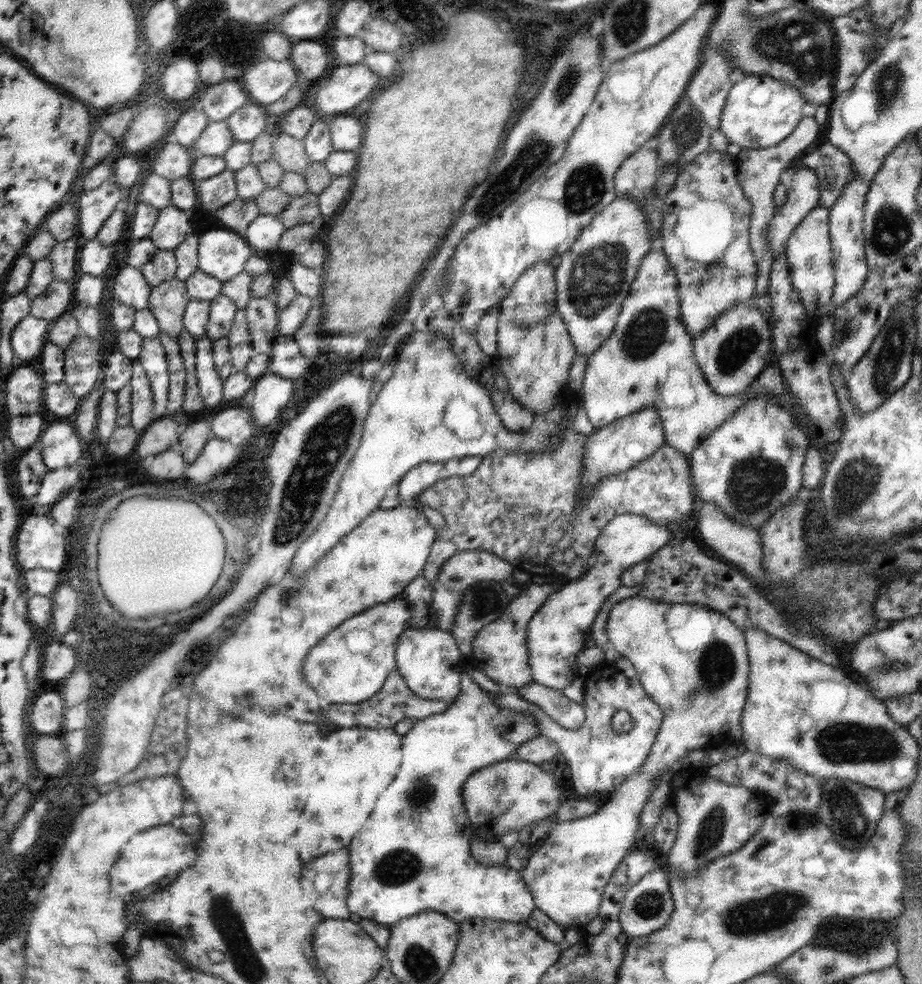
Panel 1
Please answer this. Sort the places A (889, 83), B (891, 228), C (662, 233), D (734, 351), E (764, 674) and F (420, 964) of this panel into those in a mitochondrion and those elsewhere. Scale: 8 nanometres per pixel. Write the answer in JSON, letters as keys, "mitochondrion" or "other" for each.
{"A":"mitochondrion","B":"mitochondrion","C":"other","D":"mitochondrion","E":"other","F":"mitochondrion"}

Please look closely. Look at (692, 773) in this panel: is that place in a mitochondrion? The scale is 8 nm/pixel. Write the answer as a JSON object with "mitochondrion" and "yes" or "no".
{"mitochondrion":"no"}

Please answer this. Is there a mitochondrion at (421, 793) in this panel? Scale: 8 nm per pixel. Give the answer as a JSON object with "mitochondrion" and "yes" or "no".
{"mitochondrion":"yes"}

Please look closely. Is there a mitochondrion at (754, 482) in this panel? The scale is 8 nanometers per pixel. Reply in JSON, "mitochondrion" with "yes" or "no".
{"mitochondrion":"yes"}

